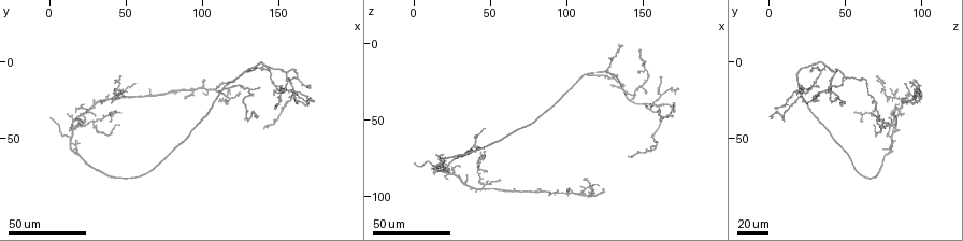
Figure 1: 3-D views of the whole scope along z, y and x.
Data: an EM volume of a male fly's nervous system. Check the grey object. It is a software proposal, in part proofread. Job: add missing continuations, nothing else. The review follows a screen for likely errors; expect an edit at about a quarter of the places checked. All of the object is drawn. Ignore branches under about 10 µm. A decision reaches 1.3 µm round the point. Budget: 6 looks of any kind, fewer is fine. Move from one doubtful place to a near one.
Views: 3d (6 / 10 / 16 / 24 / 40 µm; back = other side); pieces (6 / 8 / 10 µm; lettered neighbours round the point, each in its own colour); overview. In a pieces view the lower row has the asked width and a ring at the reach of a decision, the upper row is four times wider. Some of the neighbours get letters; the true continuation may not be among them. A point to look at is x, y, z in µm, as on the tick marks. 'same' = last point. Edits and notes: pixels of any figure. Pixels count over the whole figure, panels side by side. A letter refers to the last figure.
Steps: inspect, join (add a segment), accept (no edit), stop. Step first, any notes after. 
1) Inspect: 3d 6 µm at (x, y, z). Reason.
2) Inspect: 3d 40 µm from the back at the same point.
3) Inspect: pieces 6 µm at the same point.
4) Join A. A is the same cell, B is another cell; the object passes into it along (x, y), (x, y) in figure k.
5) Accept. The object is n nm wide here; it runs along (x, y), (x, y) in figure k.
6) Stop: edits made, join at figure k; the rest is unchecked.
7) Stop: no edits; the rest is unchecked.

Inspect: 3d 24 µm at (94, 24, 96). An open end.

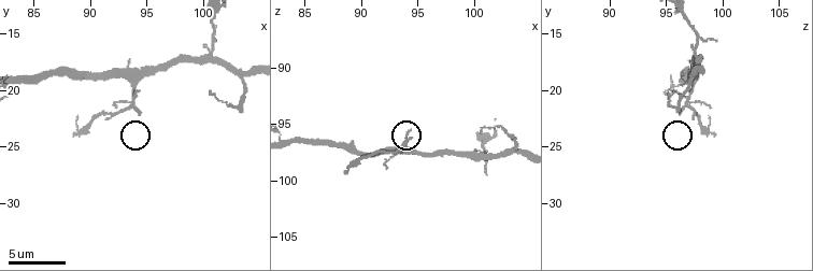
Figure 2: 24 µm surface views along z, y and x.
Inspect: pieces 6 µm at (94.2, 22.0, 96.2).

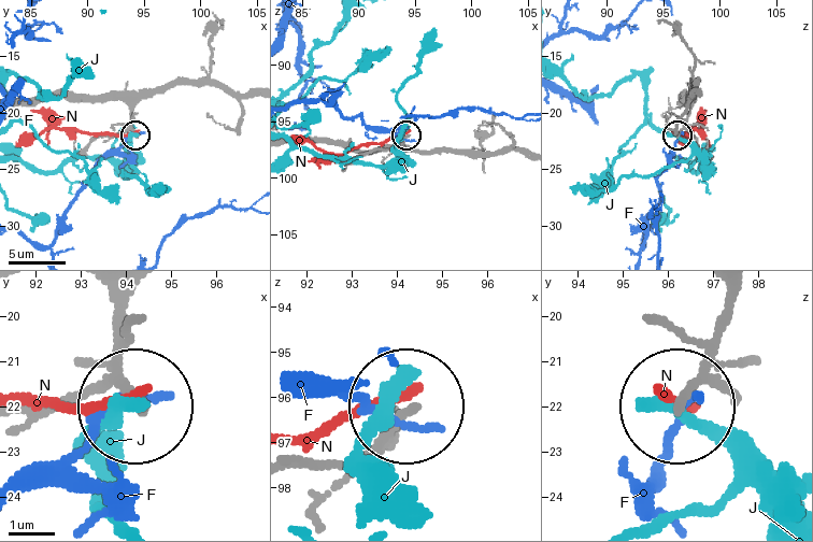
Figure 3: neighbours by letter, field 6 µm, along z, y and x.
Accept. F, J and N are other cells; it runs along (726, 297), (711, 367), (683, 397) in figure 3; none of them fits.

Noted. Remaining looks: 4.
Inspect: 3d 24 µm at (18, 56, 74). Tapers out.

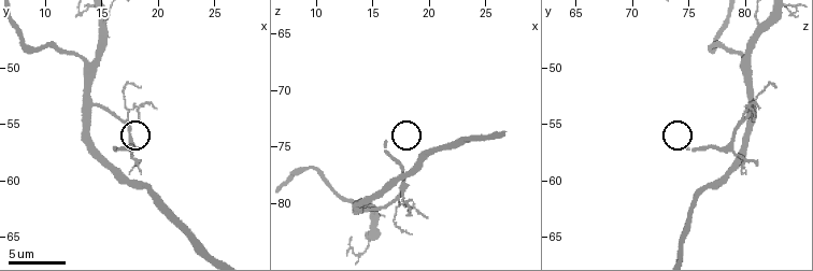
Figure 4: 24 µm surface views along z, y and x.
Inspect: pieces 6 µm at (16.2, 57.2, 74.6).

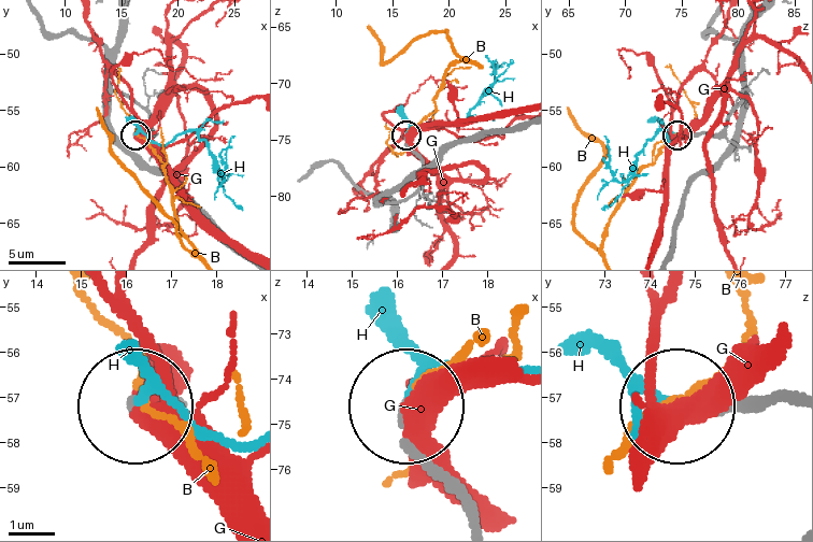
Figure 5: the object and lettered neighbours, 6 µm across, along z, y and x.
Join H. H is the same cell, B and G are other cells; the neuron continues.

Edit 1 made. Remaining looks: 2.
Inspect: 3d 40 µm at (2, 38, 78). Branch stops here.

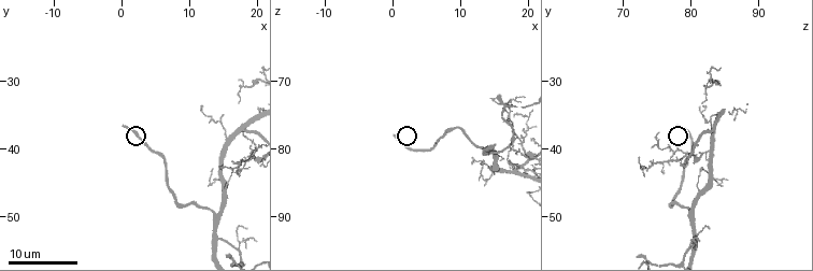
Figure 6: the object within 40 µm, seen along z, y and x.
Inspect: pieces 6 µm at (0.0, 36.5, 78.0). What lies round it.

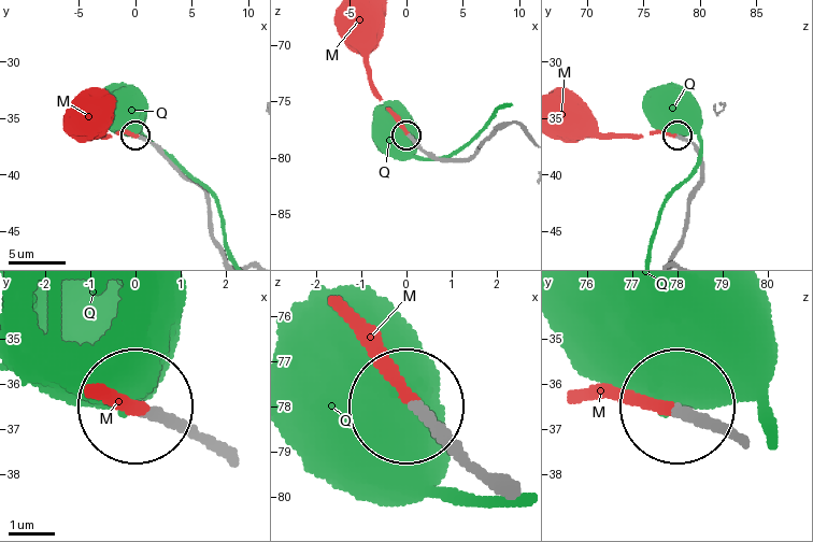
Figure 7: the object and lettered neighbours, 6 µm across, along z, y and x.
Join M. The object is 220 nm wide here; M is the same cell, Q is another cell; the object passes into it along (715, 432), (666, 405), (588, 394) in figure 7; it goes on there.

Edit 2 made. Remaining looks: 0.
Stop: edits made, join at figure 5, join at figure 7; the rest is unchecked.

